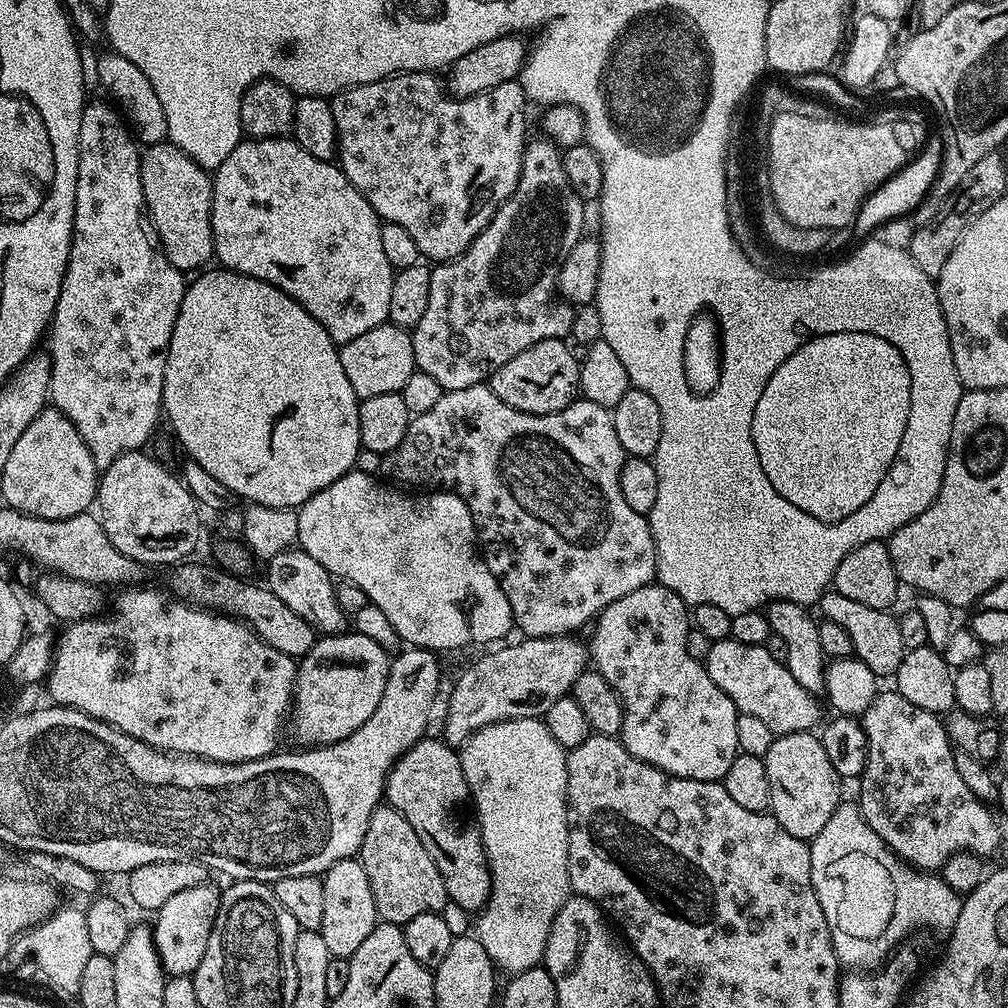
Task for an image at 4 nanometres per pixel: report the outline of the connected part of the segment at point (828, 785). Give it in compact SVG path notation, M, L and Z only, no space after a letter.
M806 731L775 737L764 755L764 765L766 778L770 778L770 814L786 834L812 841L842 803L842 777L834 770L819 735Z

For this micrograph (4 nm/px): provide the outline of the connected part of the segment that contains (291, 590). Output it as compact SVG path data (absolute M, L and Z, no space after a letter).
M293 546L270 557L266 561L266 567L268 567L266 587L274 594L278 594L278 598L282 598L282 602L286 602L286 606L290 606L294 614L298 614L298 618L306 618L306 622L310 622L310 626L316 629L317 633L325 636L336 636L345 631L346 613L342 606L338 606L332 573L318 562L314 562L314 558L310 558L310 554L306 554L303 548Z

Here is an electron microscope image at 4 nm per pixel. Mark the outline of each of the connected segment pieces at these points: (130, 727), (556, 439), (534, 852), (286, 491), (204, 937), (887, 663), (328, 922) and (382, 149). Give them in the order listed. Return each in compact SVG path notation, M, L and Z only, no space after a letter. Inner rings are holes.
M128 586L116 600L112 613L92 616L91 619L77 620L69 623L68 628L61 634L60 640L55 641L52 667L48 670L46 685L52 695L51 703L66 708L76 708L117 728L120 732L130 734L151 748L178 756L196 756L200 760L213 760L223 764L241 764L247 760L257 760L263 756L270 756L277 751L280 740L280 727L285 727L290 716L292 706L292 691L296 685L297 661L291 656L282 654L282 650L274 650L274 646L266 646L262 638L253 628L249 628L242 620L235 616L217 614L206 608L198 608L194 604L186 604L177 600L171 591L149 586Z
M482 383L470 386L466 390L445 392L431 410L426 410L426 414L411 417L406 438L402 438L402 442L398 442L394 450L383 453L380 472L388 475L387 479L396 486L407 486L412 490L443 490L461 497L472 515L478 548L483 555L484 564L502 586L506 602L510 602L513 625L517 629L521 628L524 631L521 633L525 637L546 638L579 633L579 628L583 624L591 625L606 606L610 606L618 598L626 598L626 594L634 594L634 590L645 588L647 584L656 580L656 547L648 518L630 510L626 498L622 498L620 471L625 459L626 453L622 442L618 442L618 434L614 431L614 422L609 409L589 400L577 398L561 412L535 416L506 406L506 402L502 402L502 398L498 398L498 394L494 394L487 383Z
M522 718L521 720L503 720L478 730L462 745L459 754L476 816L480 819L484 853L488 859L488 869L492 875L492 893L488 895L488 903L480 909L475 917L474 935L477 940L482 942L486 954L501 973L515 974L522 970L530 970L543 961L546 942L550 938L554 918L570 895L568 886L568 758L566 750L558 742L554 742L554 734L550 734L550 730L544 725L543 719Z
M201 271L197 275L201 276L193 284L191 281L184 290L182 306L174 322L174 334L168 343L163 415L172 423L172 432L180 439L181 446L188 451L187 459L198 462L198 466L202 466L206 474L214 474L214 478L218 478L218 482L222 482L222 486L226 486L226 490L230 490L241 501L262 506L299 509L311 496L353 471L356 455L361 450L358 430L360 400L354 386L350 386L350 378L346 378L346 370L342 370L339 347L330 338L330 334L326 334L324 327L297 300L278 290L278 286L241 272L208 271Z
M205 882L174 894L174 898L170 898L170 902L166 902L166 906L155 913L156 924L152 928L152 937L160 964L168 976L192 976L198 970L198 962L202 962L202 954L206 954L206 942L210 942L220 894L219 887L215 888L212 882Z
M835 590L825 591L818 601L819 615L830 622L838 622L846 635L850 637L852 650L855 659L866 662L870 670L878 678L895 677L898 666L905 654L904 643L902 642L902 630L900 621L891 611L874 606L862 606L862 602L854 602L854 598L846 598L846 594Z
M353 858L334 862L334 866L323 872L322 879L322 926L318 931L326 938L326 950L330 950L334 958L350 957L378 923L374 894L370 894L370 878L366 878L366 870L359 859Z
M425 70L423 72L397 72L394 76L385 76L378 78L374 82L369 84L354 84L351 88L343 88L341 92L336 93L331 97L330 103L334 110L334 126L336 127L336 155L338 157L338 166L346 174L346 178L353 186L358 190L358 194L362 194L362 198L366 198L366 202L370 202L370 206L375 210L377 216L381 221L389 224L397 224L404 227L404 229L413 236L414 243L418 245L421 257L427 258L432 262L443 262L445 260L457 260L463 252L467 250L469 246L474 242L474 238L478 238L478 234L482 234L482 230L486 230L486 226L494 218L494 214L498 209L507 202L510 198L510 194L514 194L514 190L518 186L518 178L520 177L520 171L522 170L522 162L524 161L524 146L526 143L526 135L524 131L528 128L528 120L524 117L524 104L526 105L526 92L522 87L519 79L511 80L510 82L502 82L502 86L494 86L494 90L486 90L482 94L474 94L470 98L458 99L457 96L451 95L446 91L445 85L442 83L441 77L433 74L431 71Z

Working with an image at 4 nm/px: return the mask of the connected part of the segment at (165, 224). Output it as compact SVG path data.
M163 142L147 145L143 149L140 158L140 173L142 174L144 203L152 225L156 227L156 232L160 236L160 246L166 258L185 274L191 273L191 268L203 269L207 265L204 263L208 259L211 261L214 256L212 250L212 176L209 169L198 166L198 162L191 160L175 144Z

